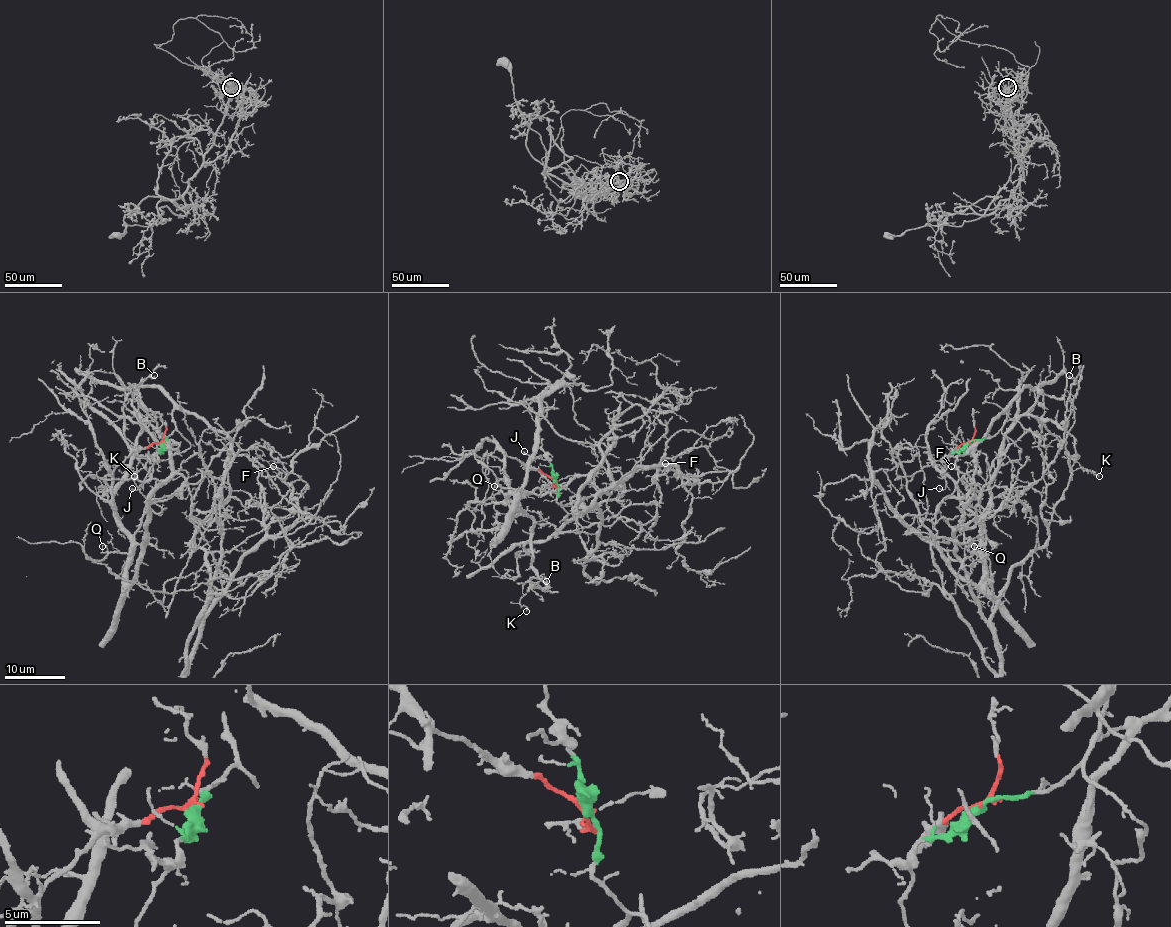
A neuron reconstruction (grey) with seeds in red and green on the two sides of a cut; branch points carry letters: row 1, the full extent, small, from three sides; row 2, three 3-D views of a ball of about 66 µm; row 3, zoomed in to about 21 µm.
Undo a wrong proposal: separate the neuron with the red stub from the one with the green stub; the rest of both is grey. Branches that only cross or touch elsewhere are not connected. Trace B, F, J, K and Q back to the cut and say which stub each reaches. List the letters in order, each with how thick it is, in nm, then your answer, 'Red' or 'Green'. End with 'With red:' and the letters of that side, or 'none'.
B: Thickness 140 nm. Red
F: Thickness 100 nm. Green
J: Thickness 140 nm. Green
K: Thickness 110 nm. Red
Q: Thickness 100 nm. Red
With red: B, K, Q

